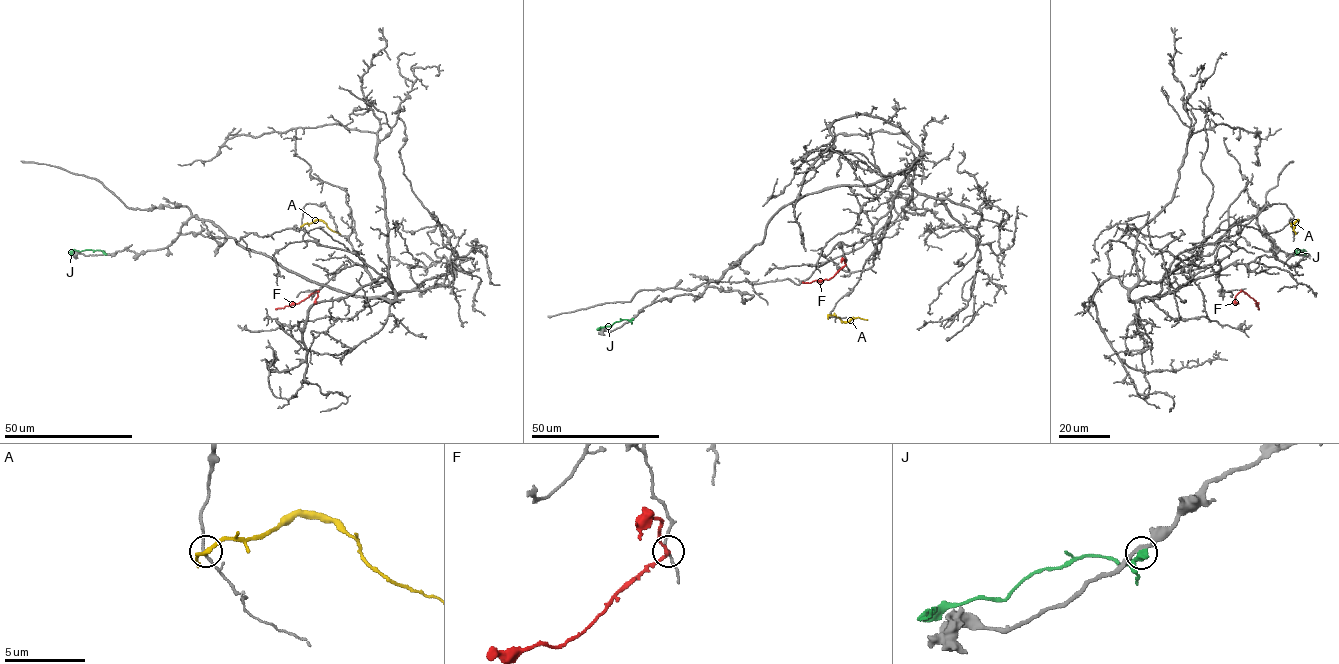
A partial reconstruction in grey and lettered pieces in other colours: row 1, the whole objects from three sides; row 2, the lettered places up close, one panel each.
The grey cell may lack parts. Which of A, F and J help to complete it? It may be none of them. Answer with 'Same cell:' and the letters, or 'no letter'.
Same cell: no letter

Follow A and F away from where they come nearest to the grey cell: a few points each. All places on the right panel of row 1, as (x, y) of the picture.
A: (1291, 225), (1297, 220), (1294, 223), (1296, 234)
F: (1240, 290), (1256, 301), (1258, 309)

